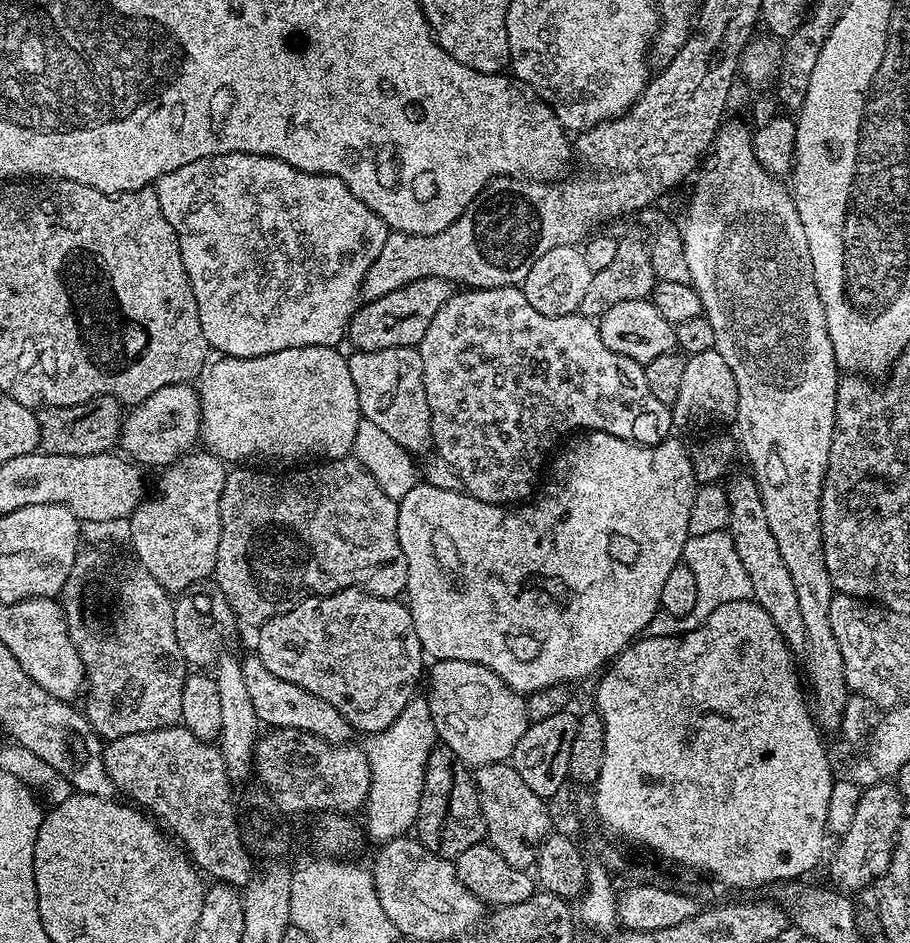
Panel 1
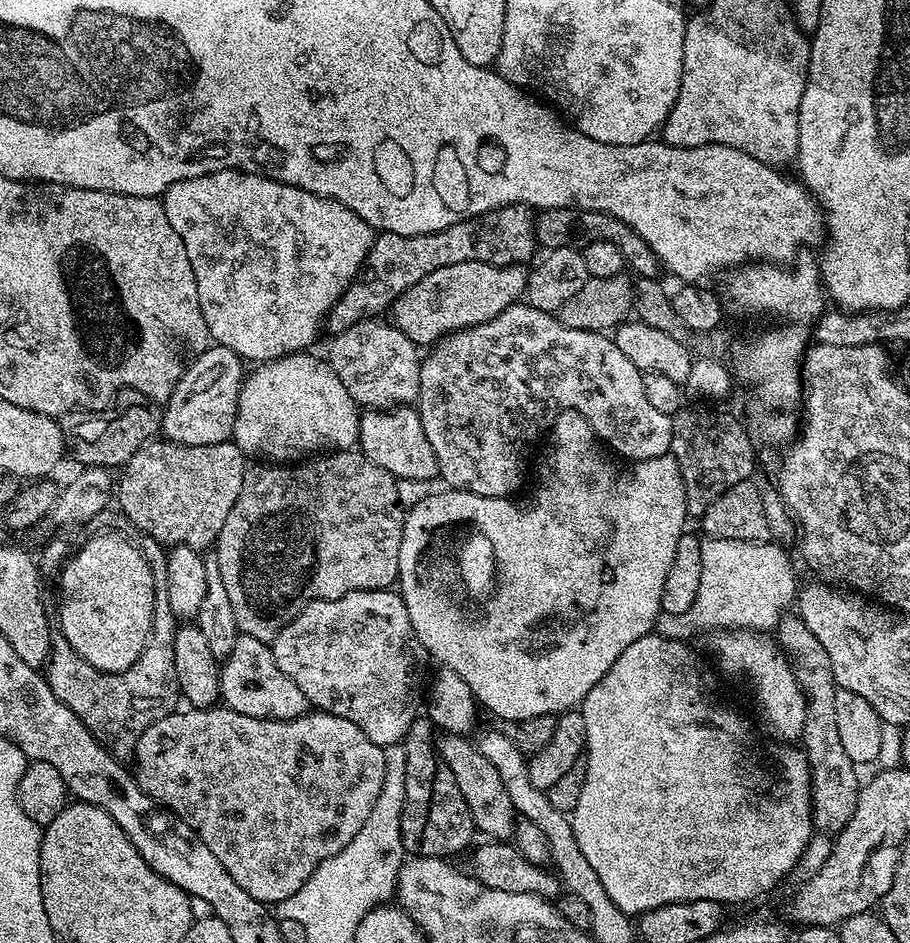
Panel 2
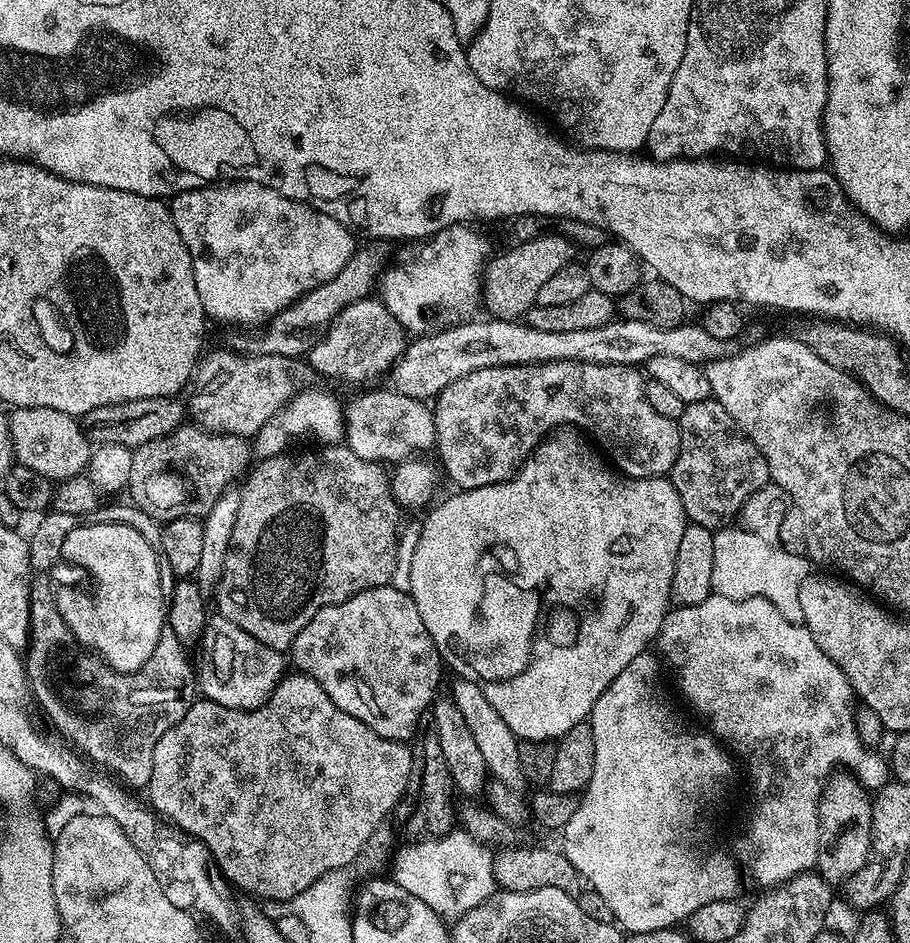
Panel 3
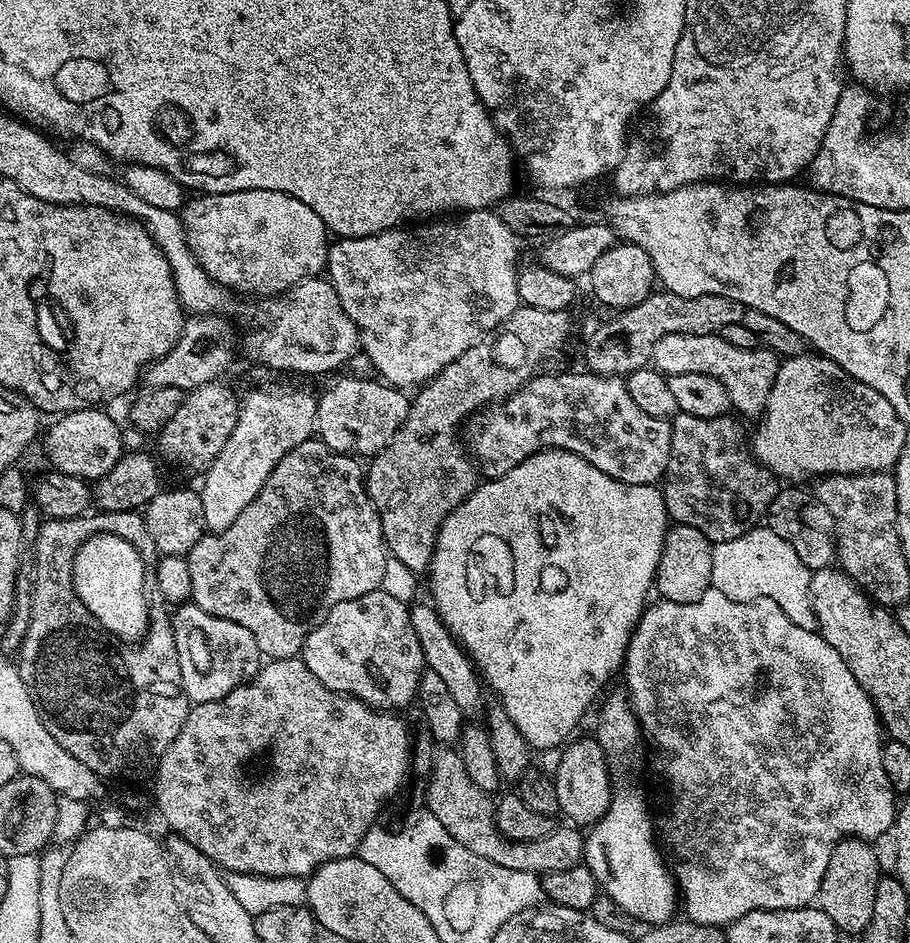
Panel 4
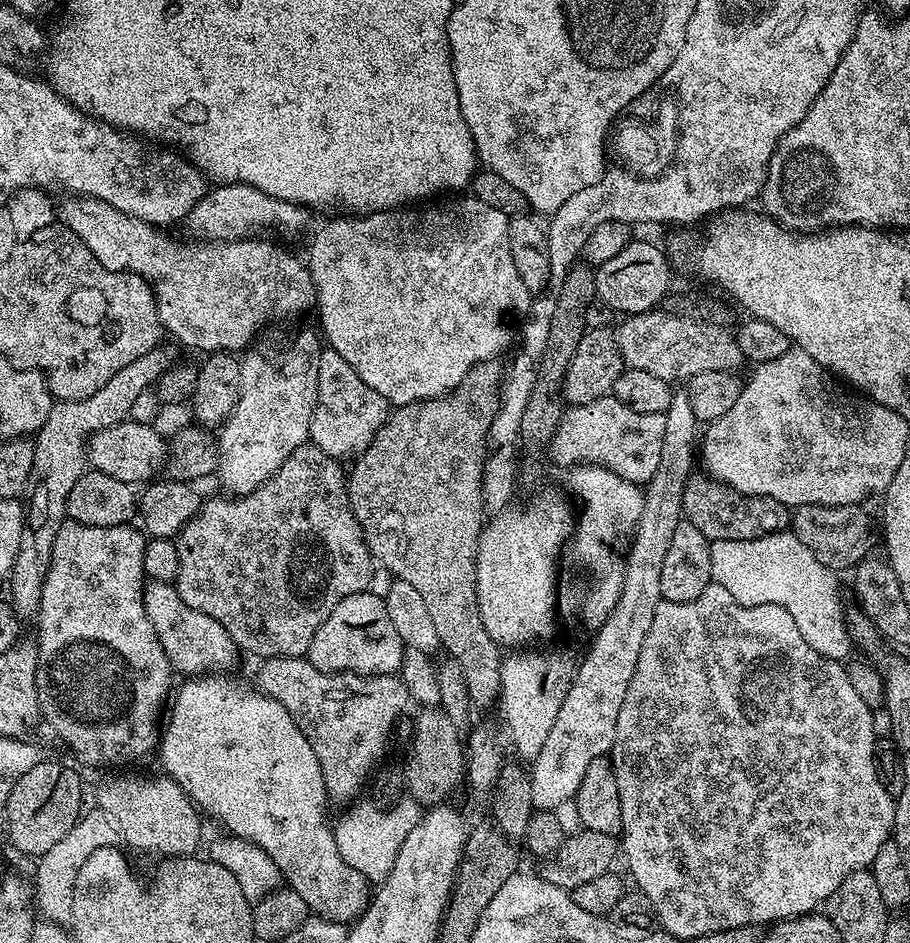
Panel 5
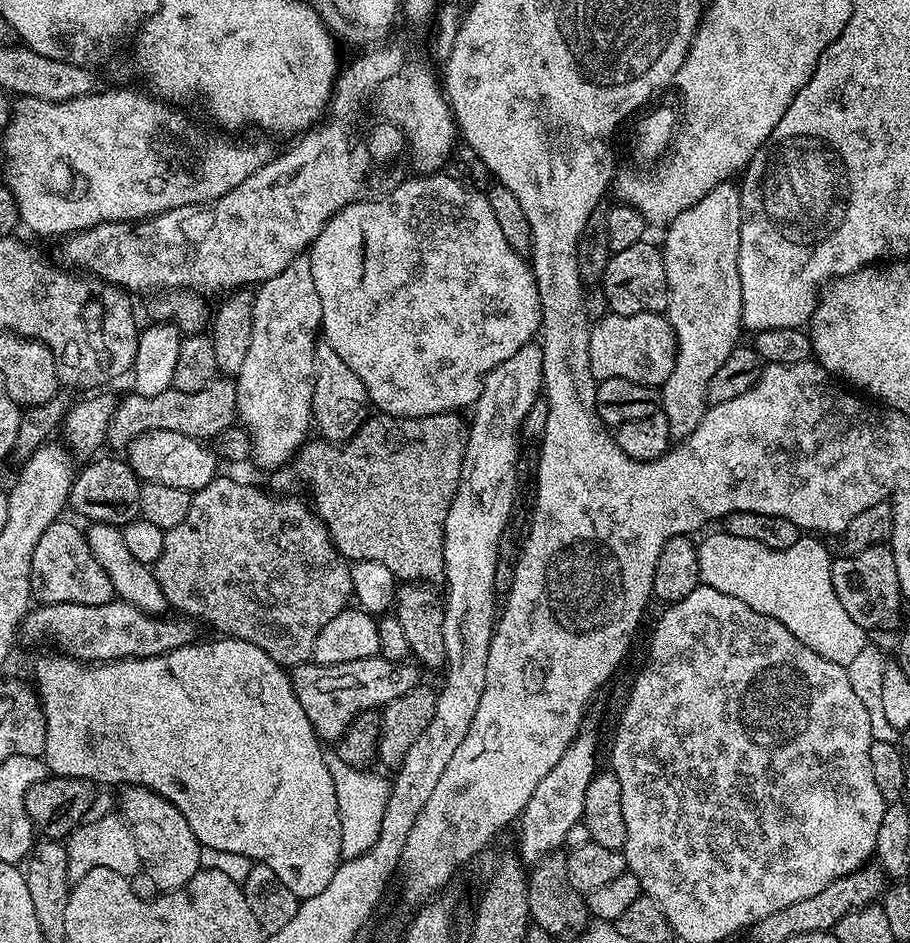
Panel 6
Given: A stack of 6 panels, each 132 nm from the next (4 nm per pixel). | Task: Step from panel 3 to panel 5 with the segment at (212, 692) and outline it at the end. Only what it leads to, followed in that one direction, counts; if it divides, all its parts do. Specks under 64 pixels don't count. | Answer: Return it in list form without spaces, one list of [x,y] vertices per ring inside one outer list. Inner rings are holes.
[[[148,580],[144,586],[144,609],[150,618],[150,626],[154,626],[154,634],[158,634],[158,642],[166,658],[179,675],[181,672],[181,677],[224,674],[235,666],[238,649],[230,634],[226,634],[224,627],[214,622],[210,614],[190,610],[190,606],[186,606],[176,593],[175,583]]]

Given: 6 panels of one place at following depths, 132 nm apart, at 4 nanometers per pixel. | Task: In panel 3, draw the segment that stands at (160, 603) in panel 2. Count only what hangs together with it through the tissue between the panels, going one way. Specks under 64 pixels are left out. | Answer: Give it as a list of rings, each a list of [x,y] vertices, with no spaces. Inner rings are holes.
[[[37,575],[32,581],[30,635],[26,649],[26,671],[31,695],[35,703],[37,700],[41,710],[48,715],[49,722],[61,732],[59,735],[77,753],[83,754],[93,765],[101,769],[109,768],[104,770],[123,781],[129,789],[147,789],[150,774],[154,774],[154,746],[158,746],[158,738],[162,738],[162,734],[166,734],[170,726],[182,722],[186,710],[190,710],[190,706],[198,699],[194,664],[191,659],[188,661],[188,656],[184,652],[187,652],[186,646],[176,637],[172,628],[165,626],[153,654],[141,669],[134,673],[116,672],[95,652],[85,650],[77,643],[59,612],[56,592],[53,586],[51,588],[48,585],[47,578]]]

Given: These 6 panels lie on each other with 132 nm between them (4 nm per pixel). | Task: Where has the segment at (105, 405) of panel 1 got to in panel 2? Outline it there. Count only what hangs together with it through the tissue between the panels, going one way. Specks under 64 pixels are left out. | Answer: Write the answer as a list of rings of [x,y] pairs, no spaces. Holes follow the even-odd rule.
[[[123,388],[116,393],[111,406],[99,410],[67,412],[65,416],[59,417],[58,423],[64,435],[65,449],[80,466],[116,470],[161,431],[162,412],[146,394],[133,388]]]

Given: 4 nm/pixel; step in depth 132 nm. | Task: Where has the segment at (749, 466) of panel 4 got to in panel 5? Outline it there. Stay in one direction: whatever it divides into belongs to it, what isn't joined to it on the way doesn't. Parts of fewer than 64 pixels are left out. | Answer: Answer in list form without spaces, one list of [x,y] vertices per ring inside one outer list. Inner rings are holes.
[[[704,474],[693,475],[684,487],[683,519],[698,526],[709,542],[714,540],[753,540],[783,532],[790,524],[790,510],[774,498],[747,496]]]

